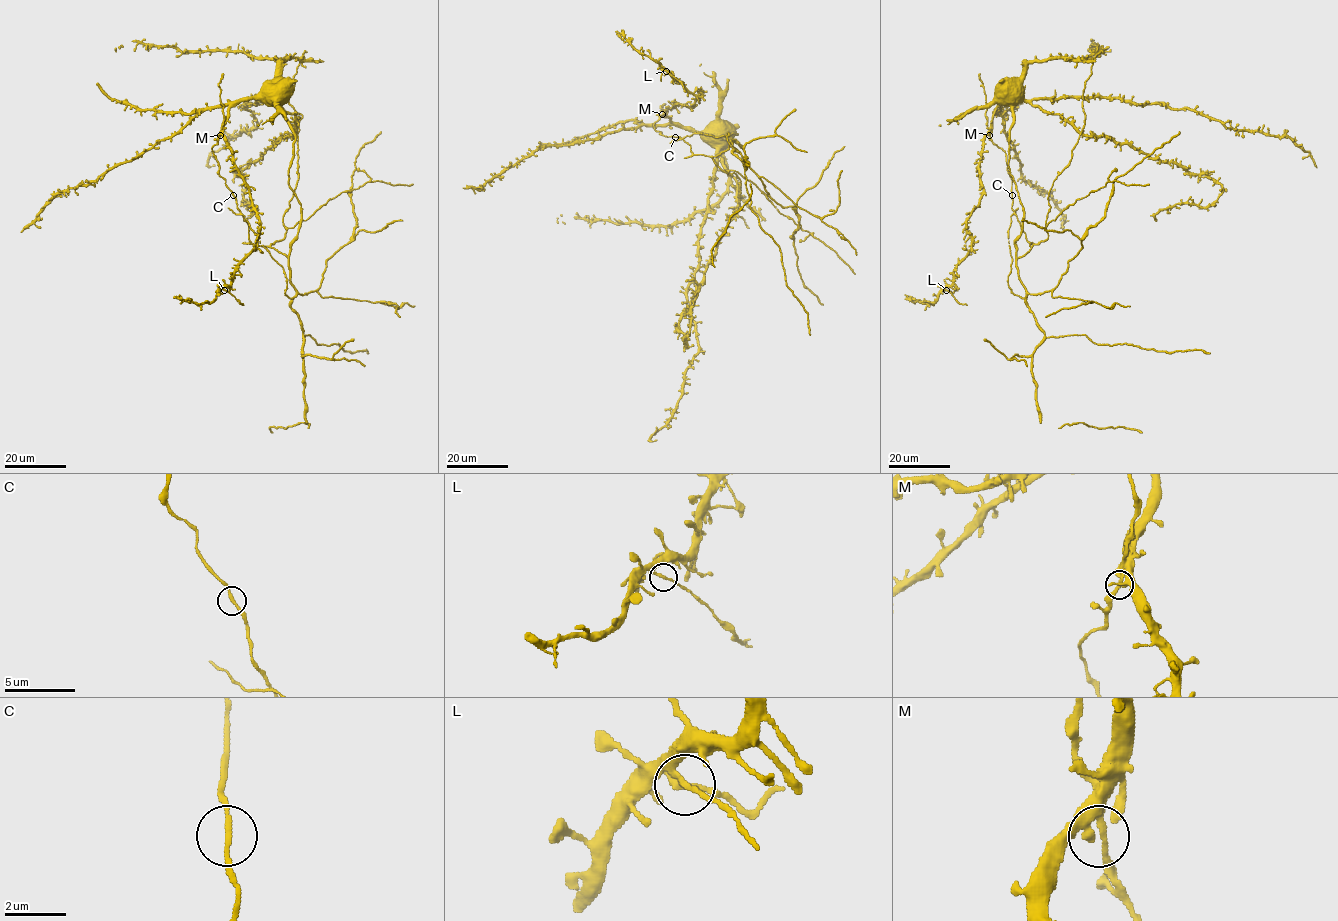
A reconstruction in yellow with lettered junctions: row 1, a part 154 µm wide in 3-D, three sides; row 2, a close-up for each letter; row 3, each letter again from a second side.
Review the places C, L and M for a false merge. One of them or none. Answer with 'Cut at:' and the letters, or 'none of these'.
Cut at: L

